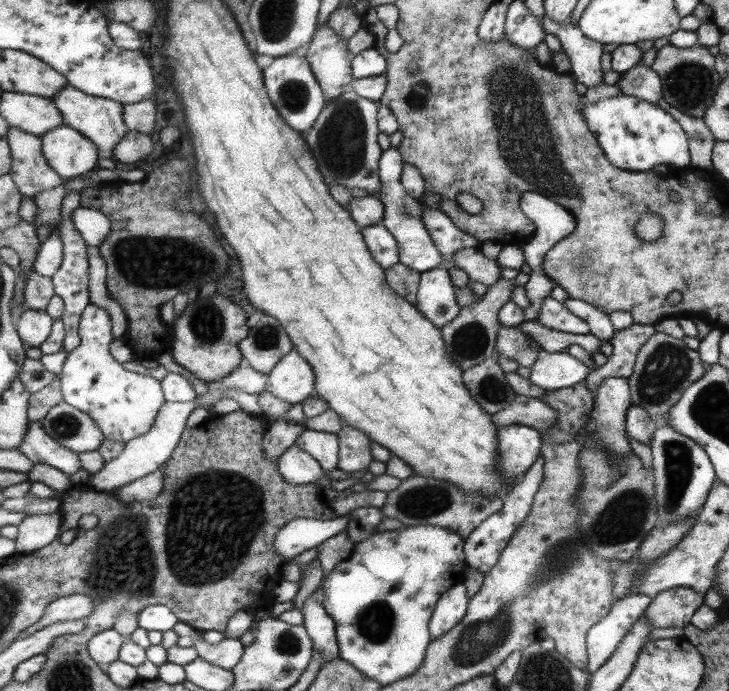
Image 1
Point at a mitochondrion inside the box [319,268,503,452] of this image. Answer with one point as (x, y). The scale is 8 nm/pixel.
(469, 343)

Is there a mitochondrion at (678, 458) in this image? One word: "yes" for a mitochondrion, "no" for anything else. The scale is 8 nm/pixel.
yes

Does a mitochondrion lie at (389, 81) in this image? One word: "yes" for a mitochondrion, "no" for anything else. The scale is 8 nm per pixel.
no

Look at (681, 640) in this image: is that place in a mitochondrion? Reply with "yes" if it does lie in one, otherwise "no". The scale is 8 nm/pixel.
no

